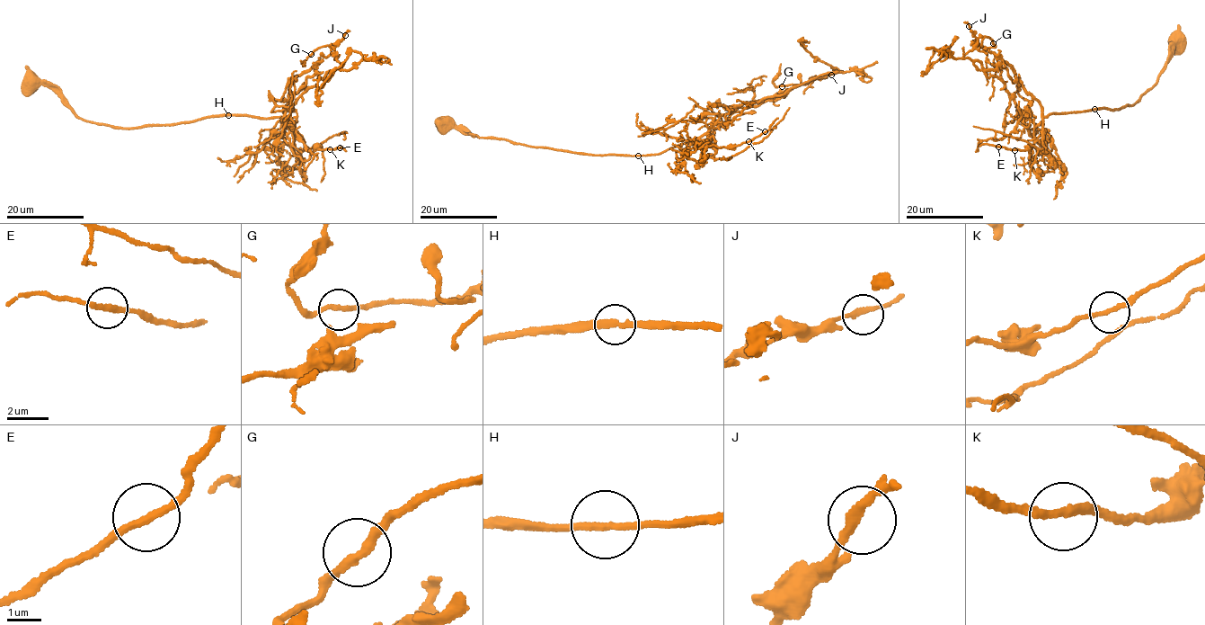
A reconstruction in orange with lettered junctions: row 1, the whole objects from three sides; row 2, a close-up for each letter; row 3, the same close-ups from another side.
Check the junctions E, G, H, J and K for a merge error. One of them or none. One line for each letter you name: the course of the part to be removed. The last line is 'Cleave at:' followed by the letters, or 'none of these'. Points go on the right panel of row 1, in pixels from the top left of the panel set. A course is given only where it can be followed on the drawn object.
Cleave at: none of these

